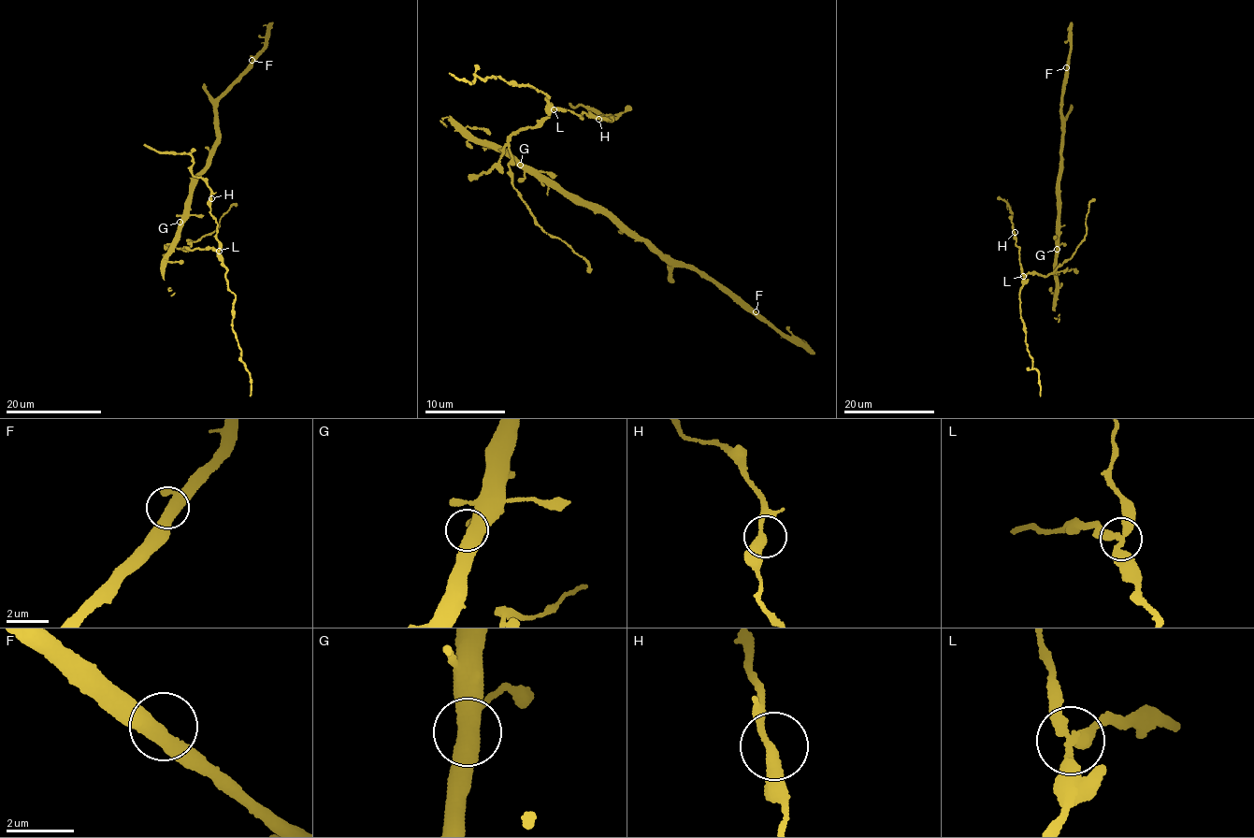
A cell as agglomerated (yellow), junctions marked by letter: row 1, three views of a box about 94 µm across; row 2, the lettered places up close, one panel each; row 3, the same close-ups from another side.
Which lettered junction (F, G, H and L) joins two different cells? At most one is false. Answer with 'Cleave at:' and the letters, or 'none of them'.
Cleave at: L

